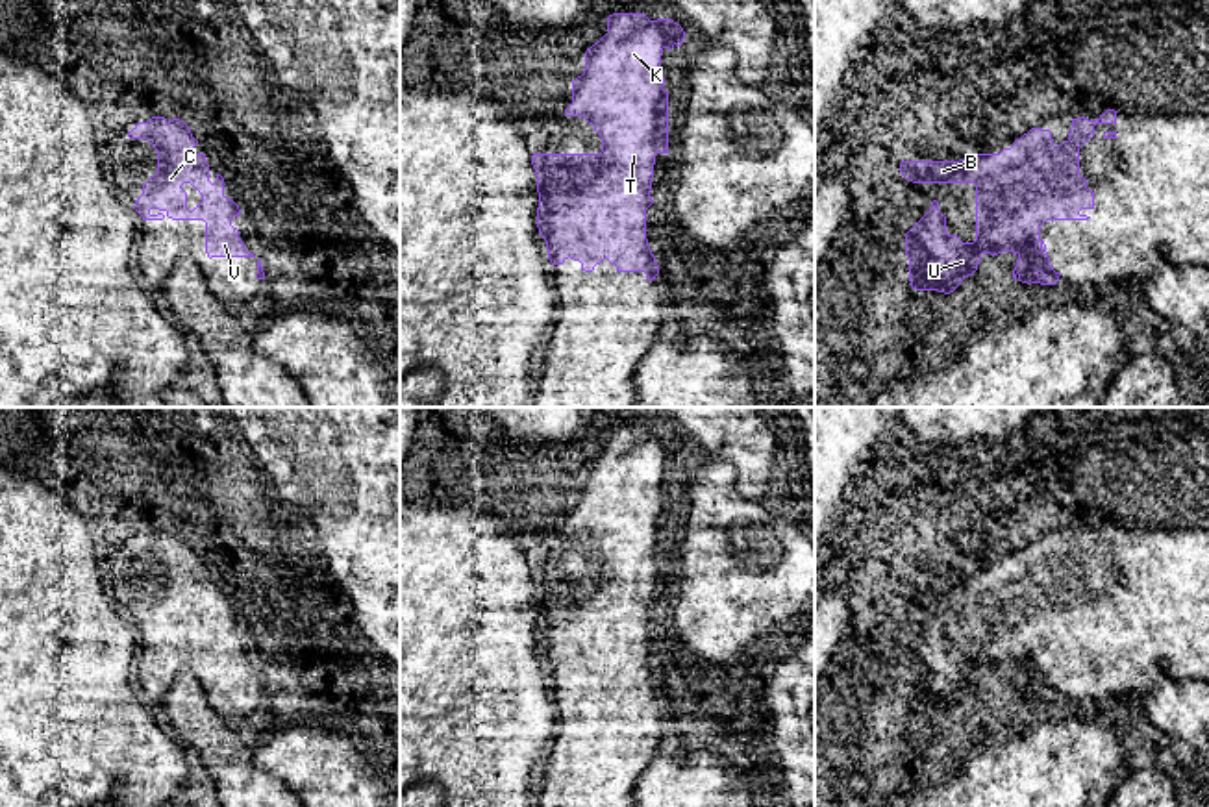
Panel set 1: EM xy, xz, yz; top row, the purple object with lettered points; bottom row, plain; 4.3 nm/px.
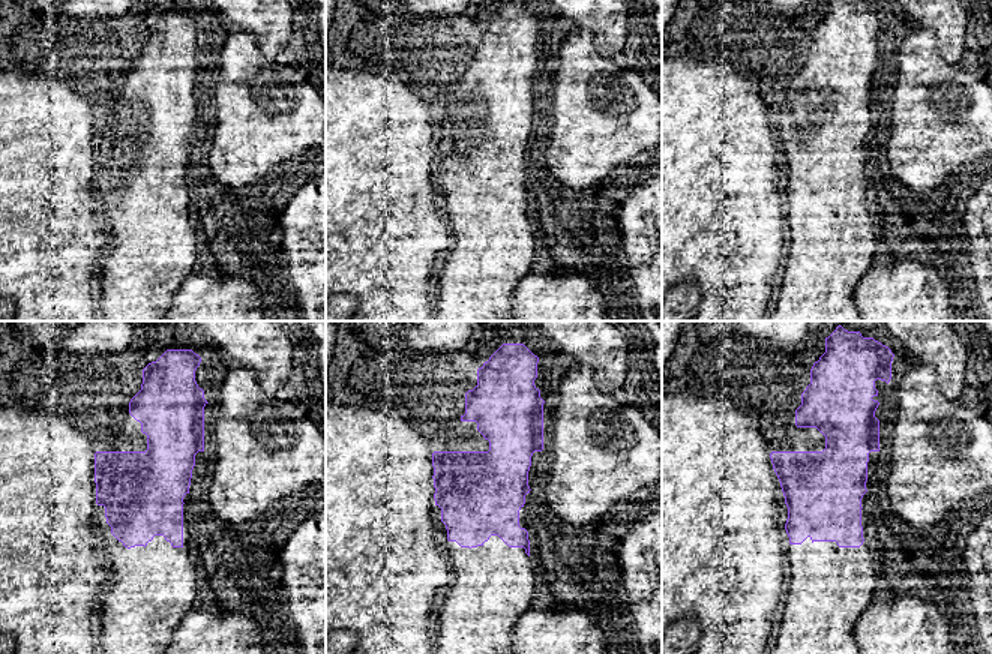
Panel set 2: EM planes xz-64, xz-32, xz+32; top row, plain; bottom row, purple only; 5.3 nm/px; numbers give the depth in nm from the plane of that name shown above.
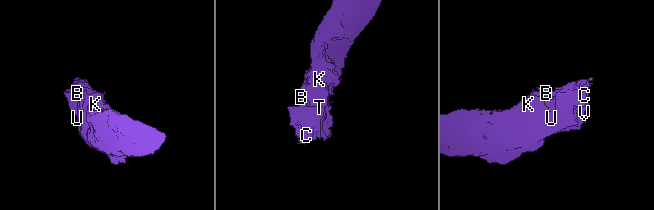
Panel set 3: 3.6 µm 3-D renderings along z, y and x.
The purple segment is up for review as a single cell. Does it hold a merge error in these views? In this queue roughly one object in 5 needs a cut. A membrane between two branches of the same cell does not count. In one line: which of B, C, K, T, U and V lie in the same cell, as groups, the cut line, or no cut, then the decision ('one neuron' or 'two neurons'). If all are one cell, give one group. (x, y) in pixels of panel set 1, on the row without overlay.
groups B C K T U V; cut none; one neuron

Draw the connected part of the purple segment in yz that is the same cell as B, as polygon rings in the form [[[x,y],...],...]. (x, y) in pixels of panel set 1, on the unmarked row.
[[[1107,524],[1096,535],[1072,533],[1068,553],[1057,563],[1052,546],[1031,542],[1011,563],[1000,568],[976,568],[972,576],[902,576],[900,587],[913,598],[974,598],[976,600],[976,655],[963,657],[946,648],[946,631],[939,616],[905,648],[905,668],[909,672],[909,696],[916,705],[953,707],[961,696],[978,685],[983,668],[1016,668],[1015,696],[1055,700],[1061,687],[1050,679],[1041,640],[1046,635],[1089,635],[1081,624],[1094,624],[1094,607],[1079,589],[1079,563],[1094,552],[1096,539],[1116,539],[1115,524]]]

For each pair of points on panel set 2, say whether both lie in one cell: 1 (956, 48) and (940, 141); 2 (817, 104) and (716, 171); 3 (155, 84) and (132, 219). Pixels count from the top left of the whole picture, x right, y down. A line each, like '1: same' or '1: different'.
1: different
2: same
3: same

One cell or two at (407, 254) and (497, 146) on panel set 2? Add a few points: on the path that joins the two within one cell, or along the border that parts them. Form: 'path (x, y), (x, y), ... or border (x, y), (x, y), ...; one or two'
border (444, 188), (447, 203), (467, 213), (453, 239); two

